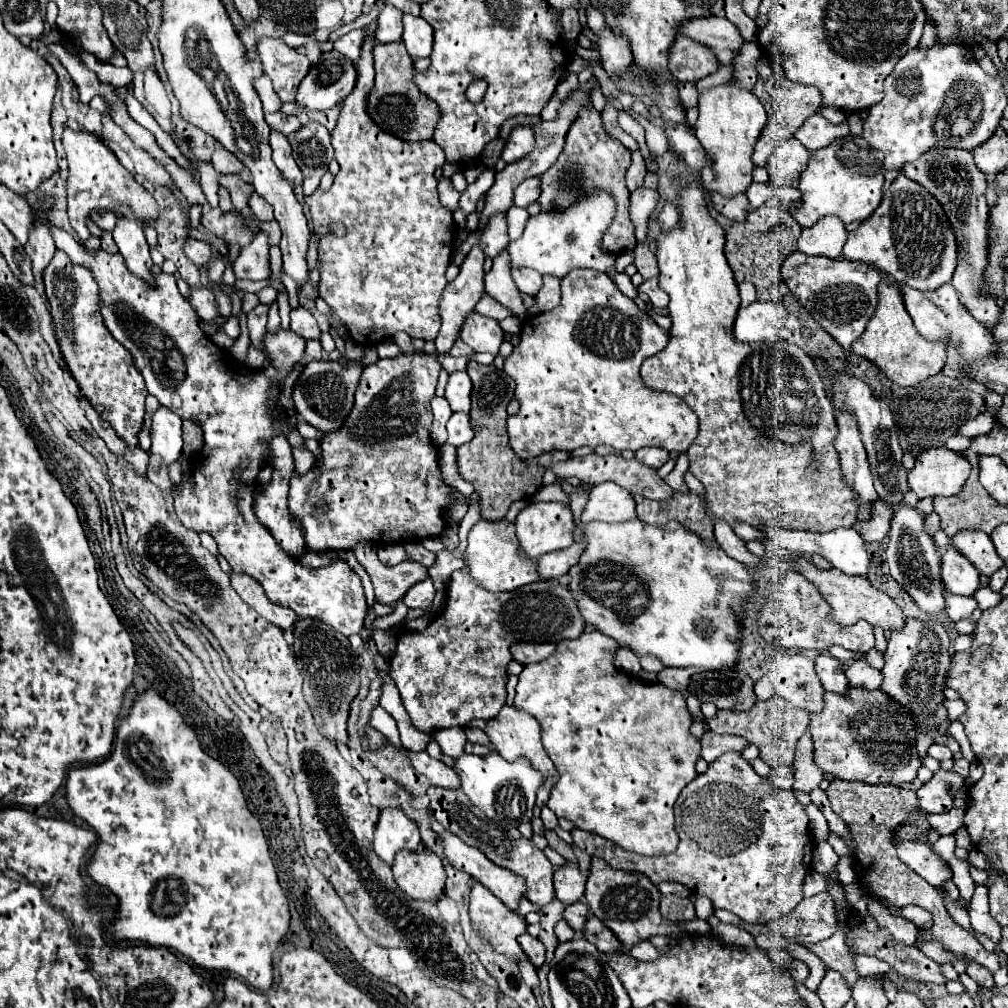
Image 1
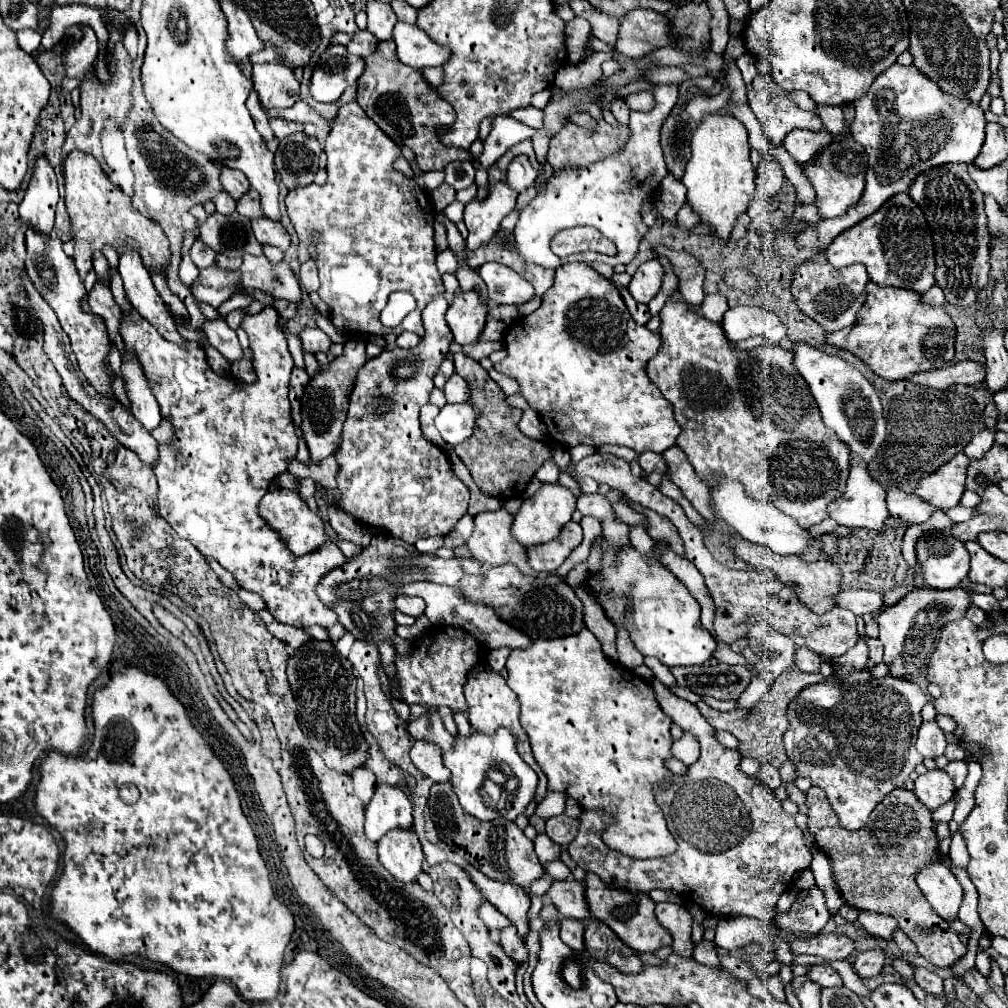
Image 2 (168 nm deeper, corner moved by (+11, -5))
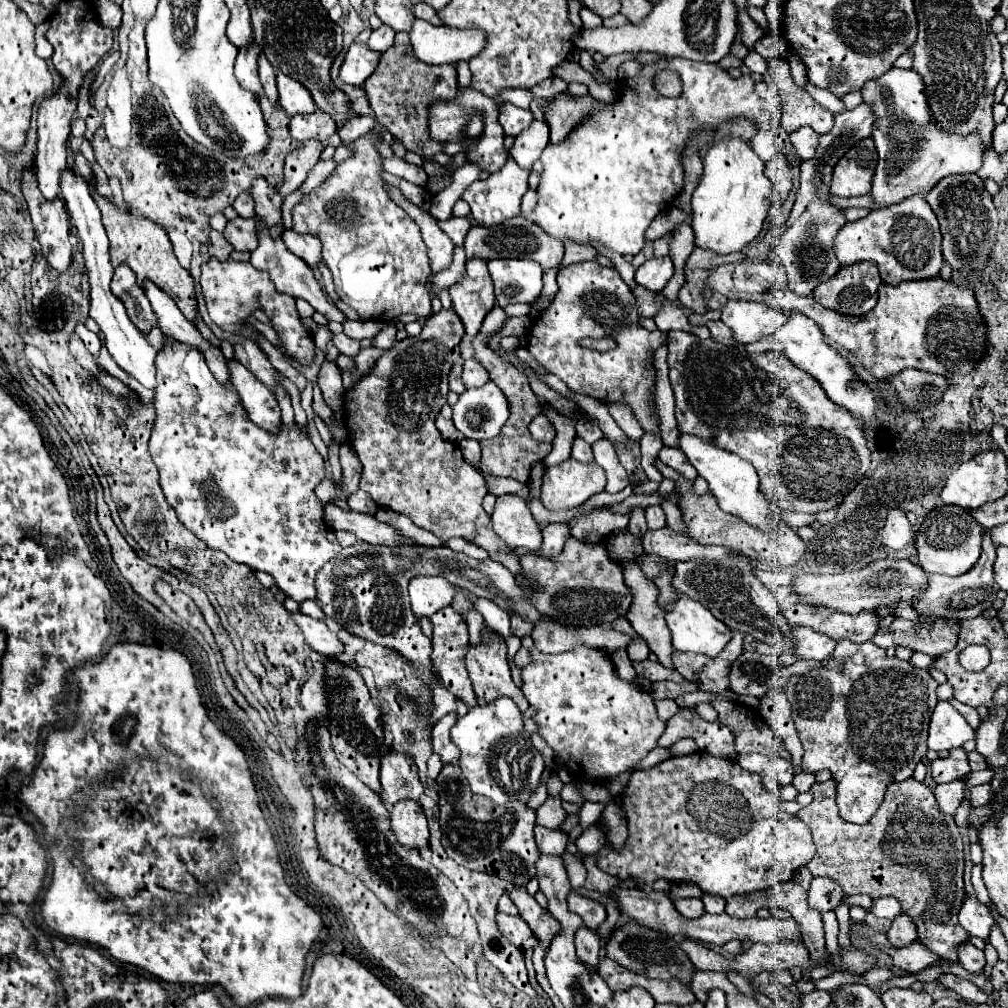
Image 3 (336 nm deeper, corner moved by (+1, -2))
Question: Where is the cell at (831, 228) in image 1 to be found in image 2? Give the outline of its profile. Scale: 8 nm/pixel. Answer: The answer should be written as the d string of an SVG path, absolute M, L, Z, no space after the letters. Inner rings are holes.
M893 64L881 72L873 80L871 88L859 100L855 100L855 110L857 116L851 124L851 136L869 154L863 196L859 204L851 206L843 216L817 222L801 232L797 236L797 244L801 248L817 246L825 250L837 234L877 212L881 204L895 194L907 192L921 172L947 162L971 164L981 152L985 140L983 110L979 106L967 104L967 100L955 100L955 96L947 96L915 66Z

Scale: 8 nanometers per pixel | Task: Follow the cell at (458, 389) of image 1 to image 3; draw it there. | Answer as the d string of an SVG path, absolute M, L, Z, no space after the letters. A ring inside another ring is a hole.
M467 359L463 363L463 385L467 389L475 389L475 387L481 387L489 381L489 375L487 371L473 359Z

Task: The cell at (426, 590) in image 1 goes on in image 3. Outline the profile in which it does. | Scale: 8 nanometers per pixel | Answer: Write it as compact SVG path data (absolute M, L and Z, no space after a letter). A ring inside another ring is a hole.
M415 577L409 583L411 609L417 617L429 617L453 601L453 585L443 577Z

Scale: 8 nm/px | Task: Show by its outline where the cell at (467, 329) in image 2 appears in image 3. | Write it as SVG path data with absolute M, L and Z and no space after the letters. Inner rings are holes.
M469 259L465 277L457 285L449 287L449 293L453 299L453 309L465 325L465 333L473 339L479 333L485 315L495 307L487 261Z

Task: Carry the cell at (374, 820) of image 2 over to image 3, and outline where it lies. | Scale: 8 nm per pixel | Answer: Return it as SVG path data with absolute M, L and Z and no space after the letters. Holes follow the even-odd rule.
M391 751L381 761L381 787L381 799L385 809L403 799L419 801L419 797L423 795L423 785L419 781L413 759L395 751Z

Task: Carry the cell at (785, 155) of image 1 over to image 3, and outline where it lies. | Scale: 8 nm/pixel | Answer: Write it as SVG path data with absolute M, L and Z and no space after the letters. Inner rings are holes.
M777 153L771 161L765 163L765 175L771 181L773 201L775 203L785 201L791 191L791 171L789 171L789 165L787 165L783 153Z

